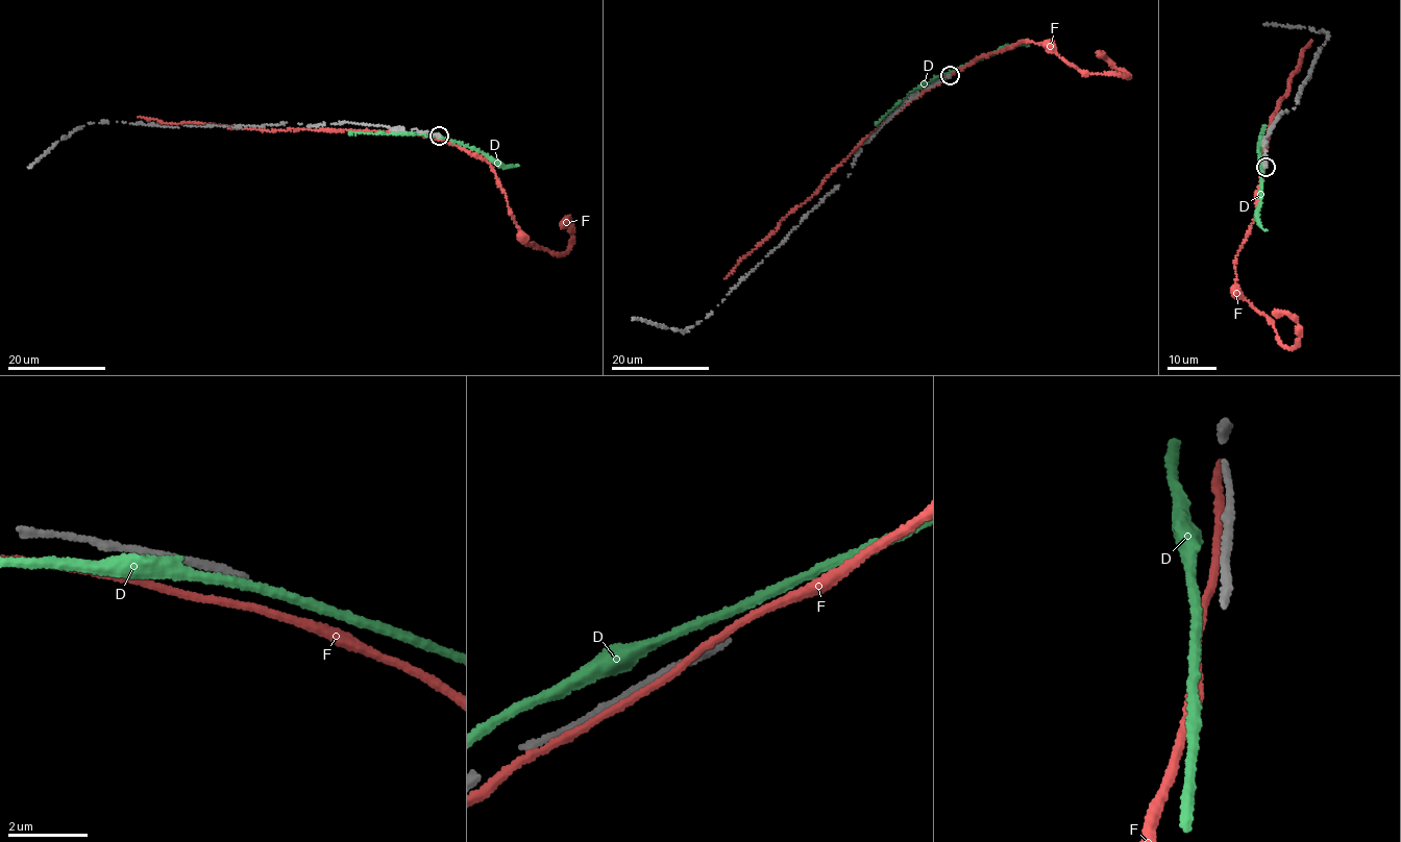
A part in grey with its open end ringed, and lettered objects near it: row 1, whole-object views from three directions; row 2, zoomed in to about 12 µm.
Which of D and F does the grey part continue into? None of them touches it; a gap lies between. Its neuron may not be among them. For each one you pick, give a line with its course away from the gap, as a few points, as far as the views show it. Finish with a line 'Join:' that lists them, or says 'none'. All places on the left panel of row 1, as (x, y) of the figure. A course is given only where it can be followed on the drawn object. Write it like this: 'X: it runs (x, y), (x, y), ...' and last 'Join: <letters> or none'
Join: none

